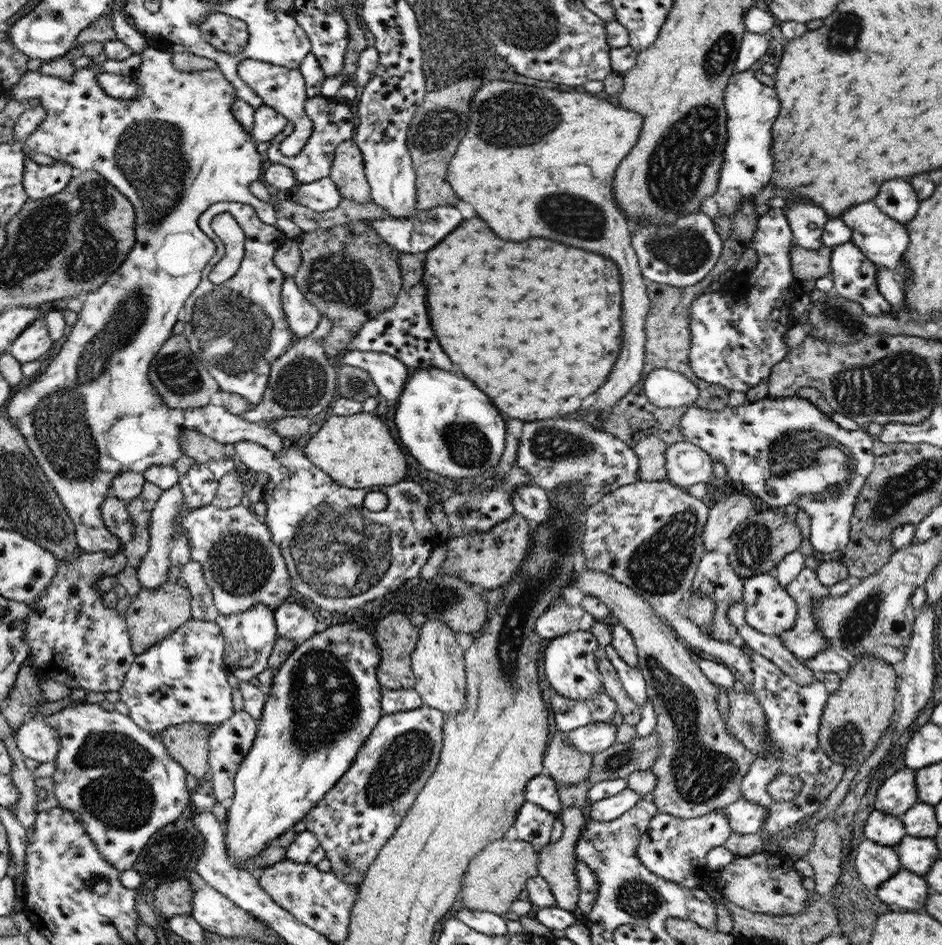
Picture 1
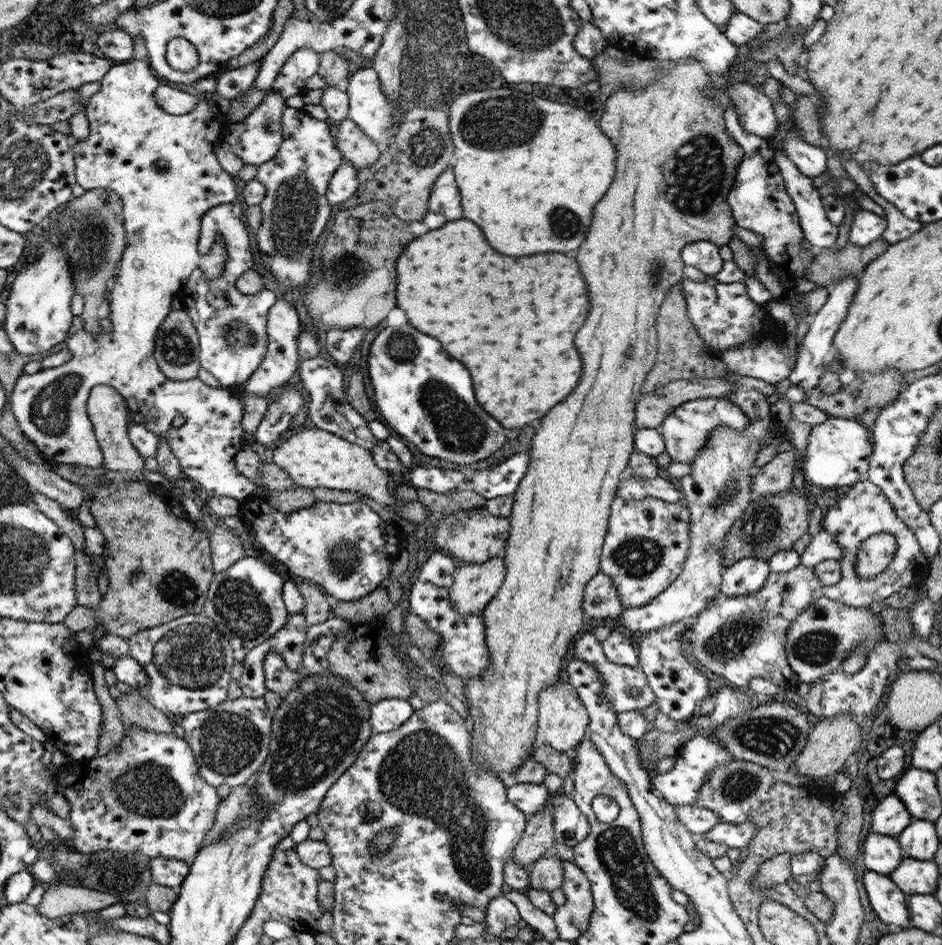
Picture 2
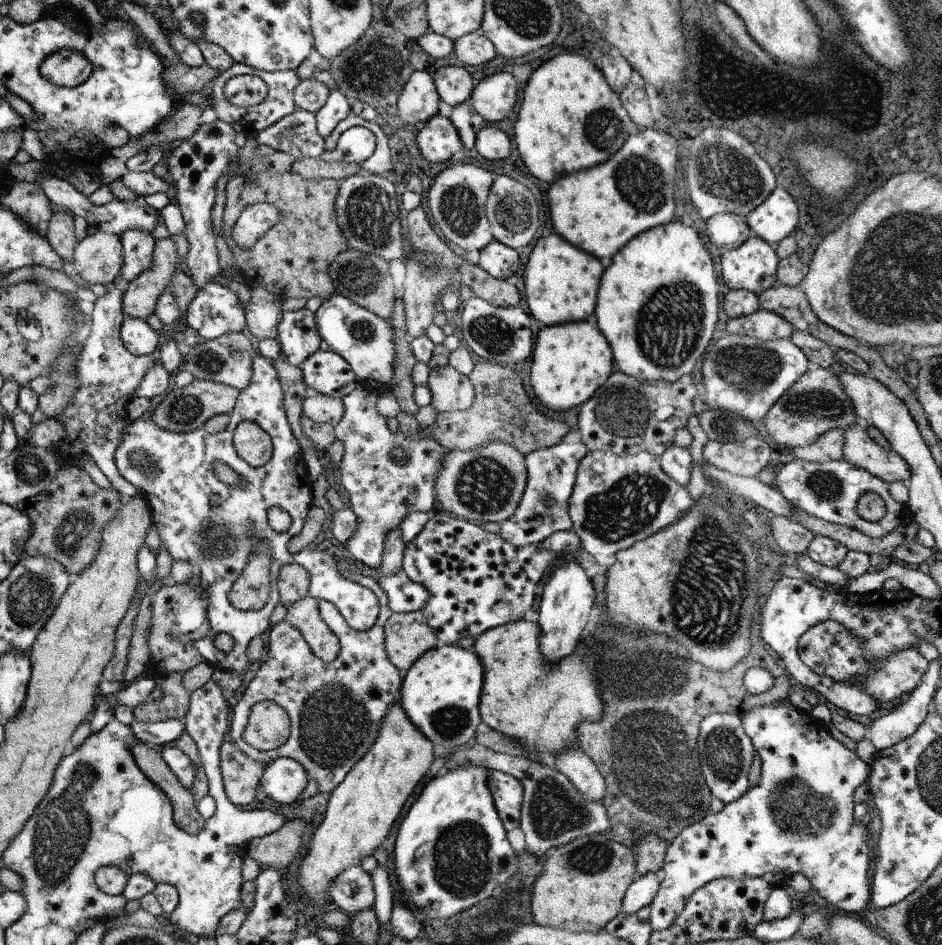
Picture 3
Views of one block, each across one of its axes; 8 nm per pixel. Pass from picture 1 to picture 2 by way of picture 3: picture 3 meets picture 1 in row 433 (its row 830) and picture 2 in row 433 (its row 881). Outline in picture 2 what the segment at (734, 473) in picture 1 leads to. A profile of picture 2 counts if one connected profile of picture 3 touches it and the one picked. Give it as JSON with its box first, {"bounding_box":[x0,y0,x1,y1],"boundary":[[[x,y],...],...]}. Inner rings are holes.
{"bounding_box":[660,397,873,491],"boundary":[[[702,397],[692,399],[684,404],[680,404],[666,418],[660,426],[660,434],[663,437],[664,451],[676,462],[690,464],[700,450],[708,444],[711,433],[717,429],[725,427],[740,433],[749,426],[748,415],[740,411],[740,406],[725,397]],[[828,417],[825,422],[816,424],[810,430],[806,449],[800,451],[795,448],[787,436],[787,430],[775,422],[769,420],[762,446],[774,446],[778,454],[782,452],[794,452],[796,454],[796,473],[802,477],[803,483],[814,484],[825,490],[842,491],[852,487],[858,481],[866,478],[872,456],[873,442],[870,429],[862,424],[859,419],[845,419],[842,417]]]}

